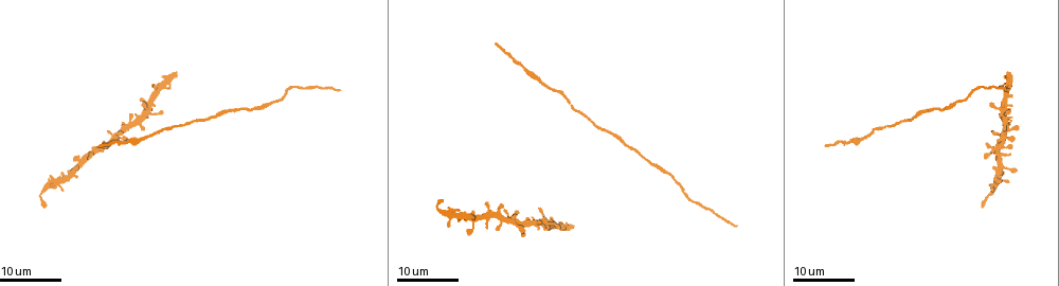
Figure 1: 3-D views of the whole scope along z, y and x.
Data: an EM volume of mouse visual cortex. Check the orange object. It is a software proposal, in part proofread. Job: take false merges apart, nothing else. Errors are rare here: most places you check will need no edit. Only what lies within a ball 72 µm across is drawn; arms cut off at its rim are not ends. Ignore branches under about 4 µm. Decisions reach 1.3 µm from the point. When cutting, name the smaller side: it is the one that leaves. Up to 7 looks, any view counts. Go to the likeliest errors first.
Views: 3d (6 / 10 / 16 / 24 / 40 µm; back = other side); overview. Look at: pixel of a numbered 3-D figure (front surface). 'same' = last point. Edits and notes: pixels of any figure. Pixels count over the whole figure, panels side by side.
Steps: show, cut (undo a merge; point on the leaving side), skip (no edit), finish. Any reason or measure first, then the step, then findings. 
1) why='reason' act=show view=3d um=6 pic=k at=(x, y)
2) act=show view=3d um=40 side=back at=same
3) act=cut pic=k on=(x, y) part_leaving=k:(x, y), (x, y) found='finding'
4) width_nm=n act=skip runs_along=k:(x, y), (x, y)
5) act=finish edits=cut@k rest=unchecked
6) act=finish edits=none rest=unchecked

act=show view=3d um=24 pic=1 at=(147, 111)

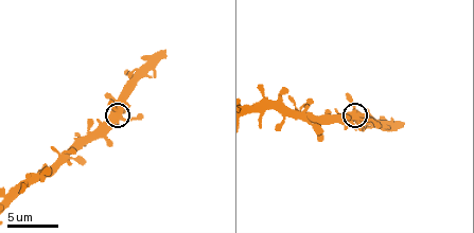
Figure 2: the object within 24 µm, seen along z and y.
why='zoom in' act=show view=3d um=10 pic=2 at=(354, 119)

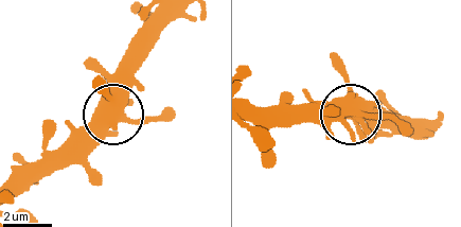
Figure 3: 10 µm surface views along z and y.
width_nm=490 act=skip found='continuous, no second neuron'

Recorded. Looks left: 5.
act=show view=3d um=24 pic=1 at=(200, 121)

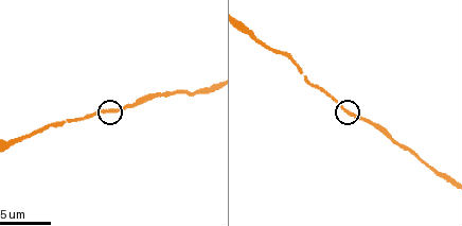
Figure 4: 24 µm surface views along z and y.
act=show view=3d um=10 pic=4 at=(113, 111)

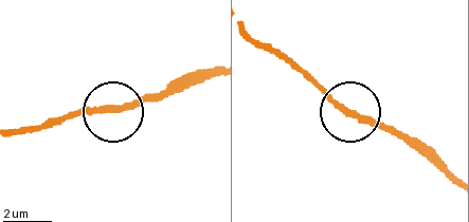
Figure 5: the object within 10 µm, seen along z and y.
act=skip runs_along=5:(346, 115), (381, 122), (397, 134) found='one neuron here'

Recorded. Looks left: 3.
why='thick turns thin' act=show view=3d um=24 pic=1 at=(953, 103)

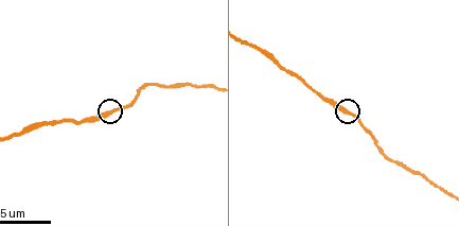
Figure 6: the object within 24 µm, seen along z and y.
act=show view=3d um=10 pic=6 at=(349, 111)

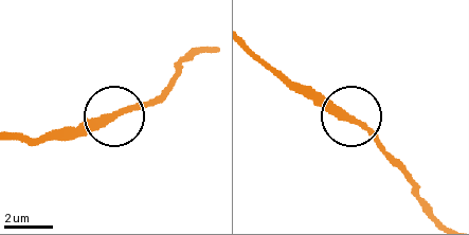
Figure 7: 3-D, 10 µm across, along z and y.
act=show view=3d um=10 side=back pic=7 at=(350, 117)

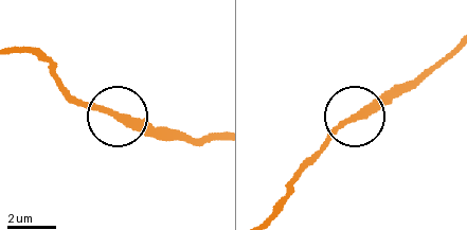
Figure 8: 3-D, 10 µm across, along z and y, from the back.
act=skip found='one neuron here'

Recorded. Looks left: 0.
act=finish edits=none rest=unchecked

